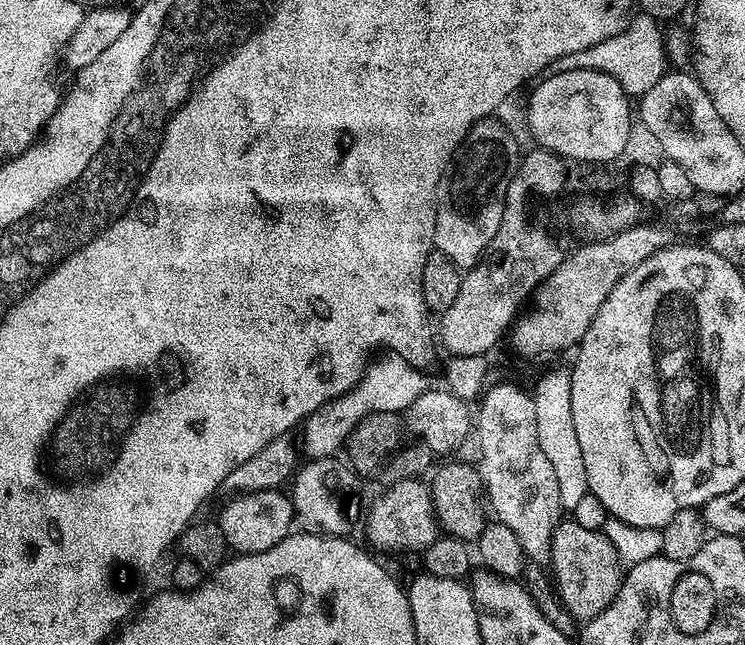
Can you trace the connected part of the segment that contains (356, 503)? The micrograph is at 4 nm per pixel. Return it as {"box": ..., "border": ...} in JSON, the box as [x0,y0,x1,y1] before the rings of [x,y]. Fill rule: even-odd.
{"box":[290,457,364,536],"border":[[[328,457],[307,461],[297,469],[290,484],[290,499],[295,523],[312,535],[344,536],[352,523],[361,519],[364,501],[360,498],[359,475],[351,465]]]}

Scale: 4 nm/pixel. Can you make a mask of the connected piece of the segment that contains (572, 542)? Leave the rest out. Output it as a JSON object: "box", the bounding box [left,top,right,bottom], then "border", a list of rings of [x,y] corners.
{"box":[551,518,622,621],"border":[[[573,518],[561,519],[552,535],[551,560],[552,576],[556,579],[560,600],[574,619],[590,621],[612,604],[620,589],[622,565],[603,531],[586,530]]]}

